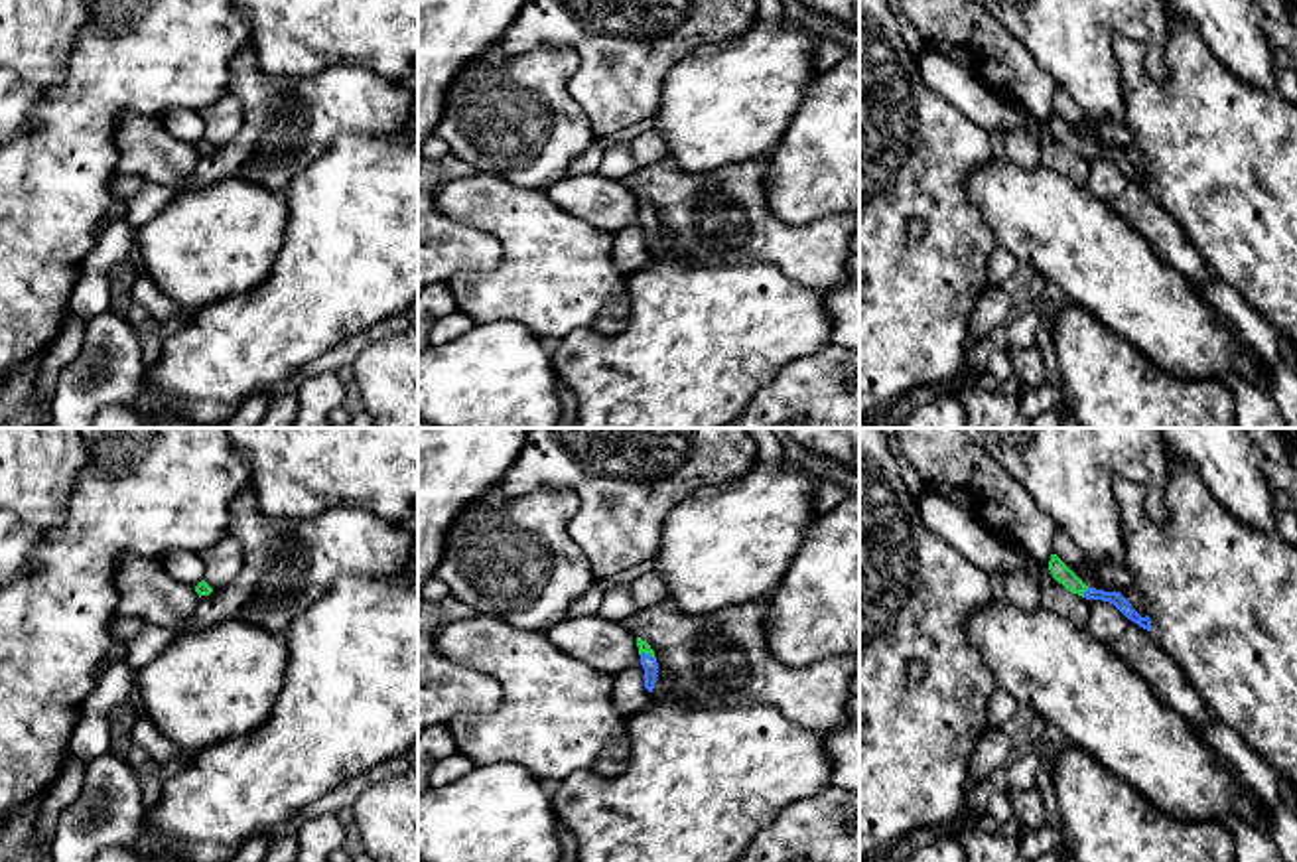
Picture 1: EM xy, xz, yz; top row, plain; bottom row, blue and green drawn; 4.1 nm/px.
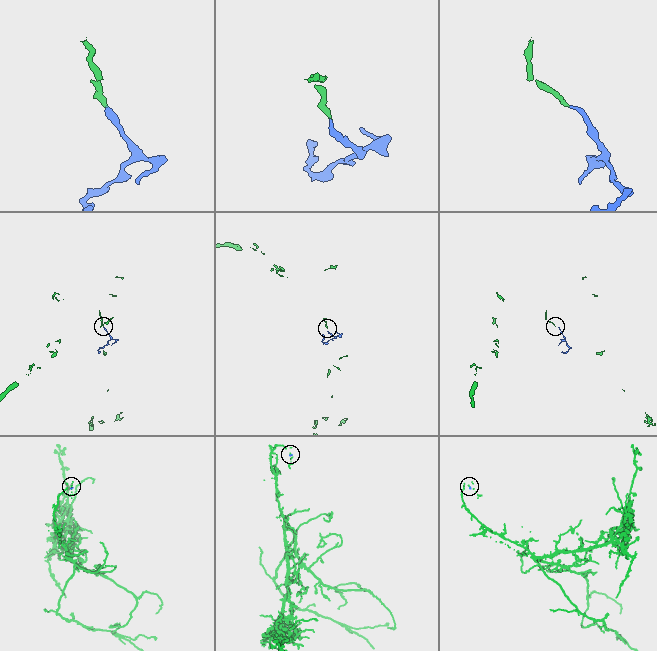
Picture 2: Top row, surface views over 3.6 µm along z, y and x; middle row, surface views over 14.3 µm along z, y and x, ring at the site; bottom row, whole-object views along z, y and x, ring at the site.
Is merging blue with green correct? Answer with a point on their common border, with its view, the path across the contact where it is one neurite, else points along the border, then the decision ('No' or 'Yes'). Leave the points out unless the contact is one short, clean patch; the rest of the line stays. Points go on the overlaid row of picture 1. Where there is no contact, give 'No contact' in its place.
Touches blue at yz (1085, 592). Path across: yz (1116, 598), (1085, 592), (1061, 573). Yes

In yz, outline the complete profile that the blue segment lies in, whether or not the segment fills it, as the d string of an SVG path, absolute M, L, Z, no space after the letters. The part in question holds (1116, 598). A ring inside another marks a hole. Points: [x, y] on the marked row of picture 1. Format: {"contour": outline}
{"contour": "M1051 554L1049 570L1053 578L1062 584L1072 594L1078 594L1086 600L1102 600L1114 604L1127 619L1137 623L1139 627L1151 631L1149 615L1141 617L1131 604L1120 592L1104 592L1096 588L1088 588L1057 554Z"}

